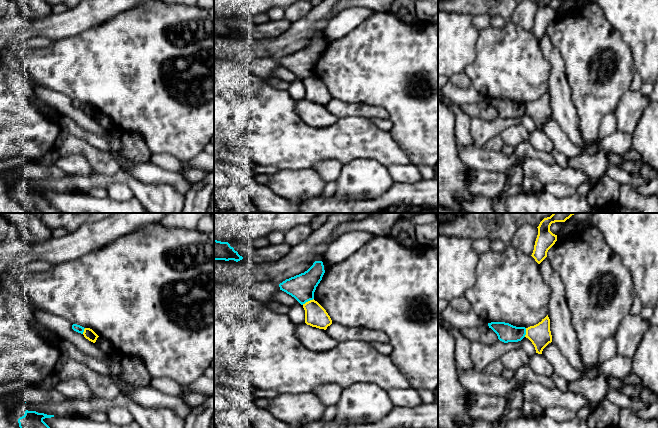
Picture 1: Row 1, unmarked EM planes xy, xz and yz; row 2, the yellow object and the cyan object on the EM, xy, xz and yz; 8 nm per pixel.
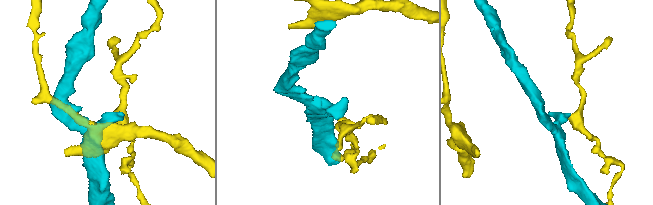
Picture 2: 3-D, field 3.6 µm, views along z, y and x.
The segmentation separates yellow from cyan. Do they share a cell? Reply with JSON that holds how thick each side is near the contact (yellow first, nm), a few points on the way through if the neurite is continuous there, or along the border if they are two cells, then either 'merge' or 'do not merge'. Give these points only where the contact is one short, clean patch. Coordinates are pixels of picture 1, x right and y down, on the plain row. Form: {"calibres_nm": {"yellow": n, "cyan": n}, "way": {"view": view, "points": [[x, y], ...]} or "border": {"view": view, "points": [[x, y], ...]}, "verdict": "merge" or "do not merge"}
{"calibres_nm": {"yellow": 180, "cyan": 200}, "border": {"view": "xz", "points": [[313, 74], [302, 80]]}, "verdict": "do not merge"}

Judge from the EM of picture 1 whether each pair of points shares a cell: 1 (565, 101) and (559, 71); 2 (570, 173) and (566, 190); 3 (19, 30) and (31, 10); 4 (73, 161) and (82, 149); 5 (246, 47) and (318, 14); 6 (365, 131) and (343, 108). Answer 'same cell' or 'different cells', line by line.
1: same cell
2: different cells
3: different cells
4: different cells
5: same cell
6: different cells

